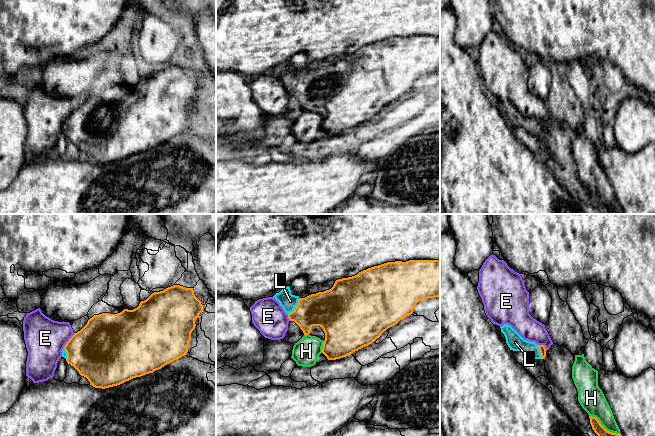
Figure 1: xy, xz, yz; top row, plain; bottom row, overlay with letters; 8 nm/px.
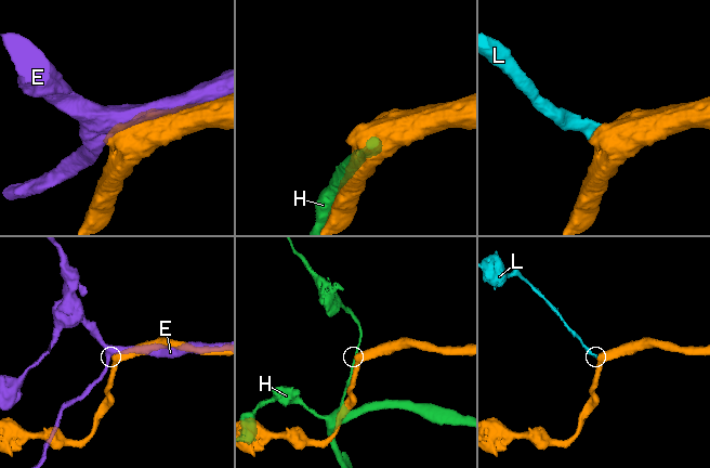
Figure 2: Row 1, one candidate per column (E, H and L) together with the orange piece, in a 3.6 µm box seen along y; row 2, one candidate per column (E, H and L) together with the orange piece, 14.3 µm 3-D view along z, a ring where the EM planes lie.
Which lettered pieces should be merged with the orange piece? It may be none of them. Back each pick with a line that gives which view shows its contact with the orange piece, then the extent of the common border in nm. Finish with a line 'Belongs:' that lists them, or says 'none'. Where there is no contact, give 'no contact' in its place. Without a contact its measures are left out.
L: meets orange in xz; contact 160 nm long
Belongs: L

